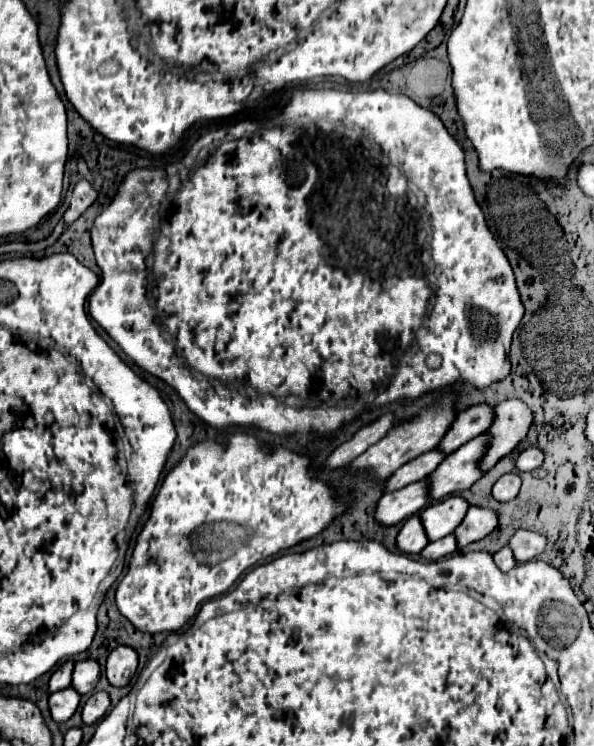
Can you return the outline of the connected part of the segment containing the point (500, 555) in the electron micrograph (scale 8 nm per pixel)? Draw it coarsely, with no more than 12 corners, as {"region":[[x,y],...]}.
{"region":[[509,546],[493,554],[493,560],[503,572],[517,564]]}

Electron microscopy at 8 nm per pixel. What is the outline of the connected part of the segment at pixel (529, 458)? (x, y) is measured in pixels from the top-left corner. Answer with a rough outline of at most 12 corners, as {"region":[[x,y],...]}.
{"region":[[527,448],[515,458],[521,472],[541,466],[543,452]]}

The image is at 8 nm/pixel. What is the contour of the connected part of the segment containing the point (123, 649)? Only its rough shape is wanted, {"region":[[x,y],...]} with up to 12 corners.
{"region":[[117,646],[107,656],[111,686],[127,686],[137,672],[137,652]]}

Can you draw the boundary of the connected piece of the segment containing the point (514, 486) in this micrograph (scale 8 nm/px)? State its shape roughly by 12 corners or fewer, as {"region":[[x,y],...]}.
{"region":[[503,474],[493,486],[493,496],[507,502],[519,494],[521,478]]}

